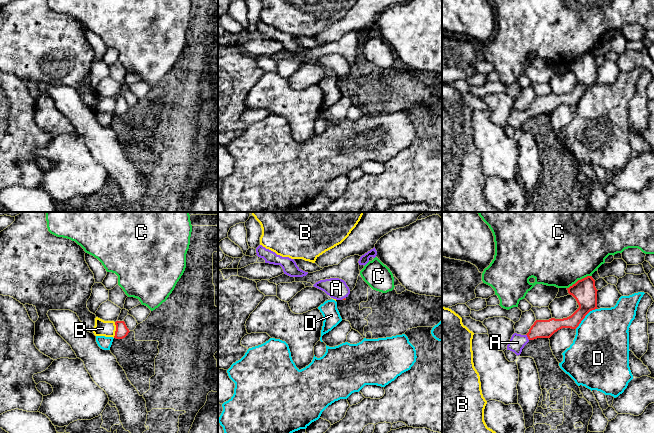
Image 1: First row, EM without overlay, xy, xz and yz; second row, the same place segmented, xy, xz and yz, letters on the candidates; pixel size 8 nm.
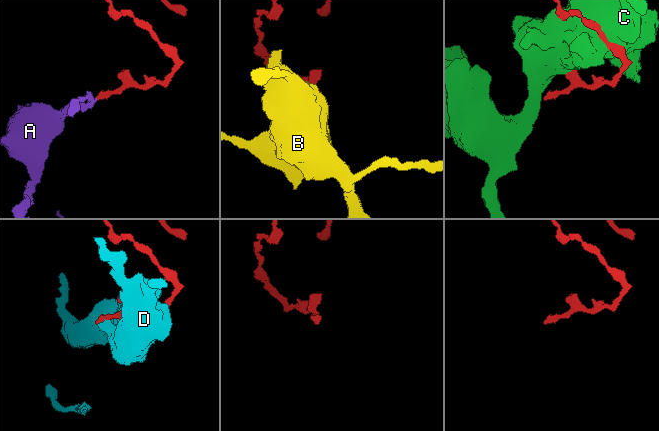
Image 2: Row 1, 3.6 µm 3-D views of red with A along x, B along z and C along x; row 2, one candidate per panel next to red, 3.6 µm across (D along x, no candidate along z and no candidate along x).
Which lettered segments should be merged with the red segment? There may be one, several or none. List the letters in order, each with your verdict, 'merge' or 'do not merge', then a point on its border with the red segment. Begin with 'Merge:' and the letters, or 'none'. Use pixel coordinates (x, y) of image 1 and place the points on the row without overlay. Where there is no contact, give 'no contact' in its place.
Merge: A
A: merge; meets red in yz at (527, 112)
B: do not merge; meets red in xy at (116, 106)
C: do not merge; meets red in yz at (579, 56)
D: do not merge; meets red in yz at (585, 91)

